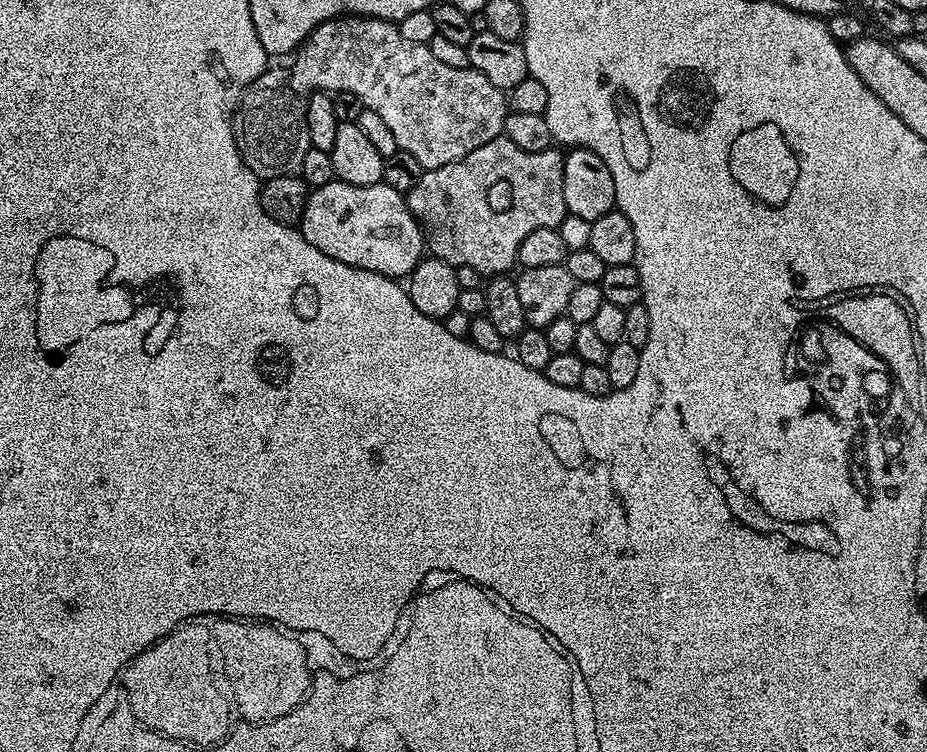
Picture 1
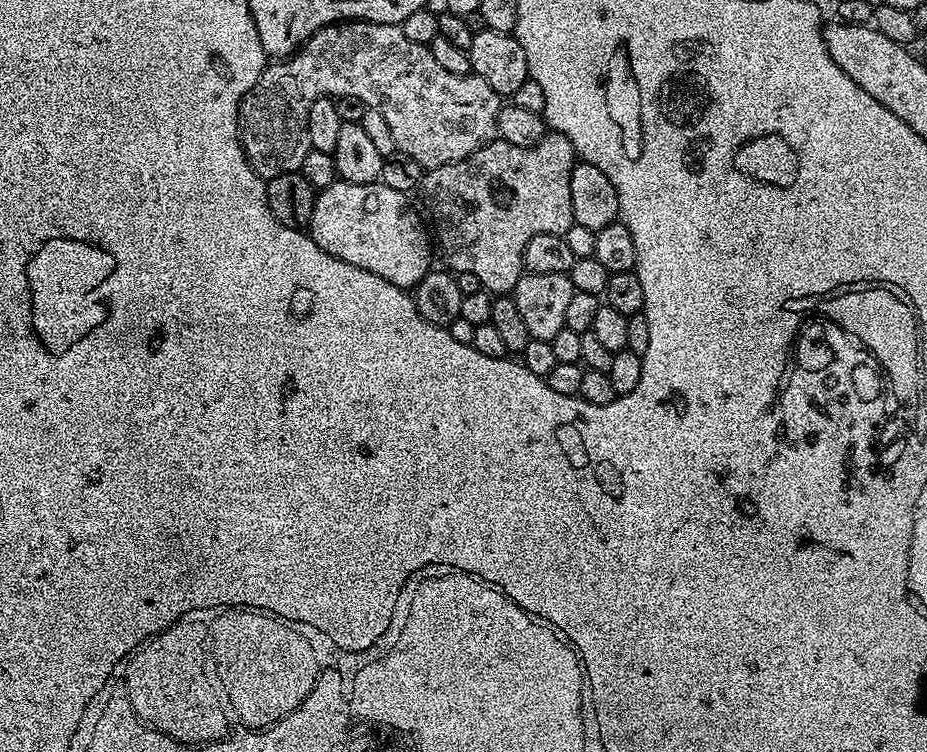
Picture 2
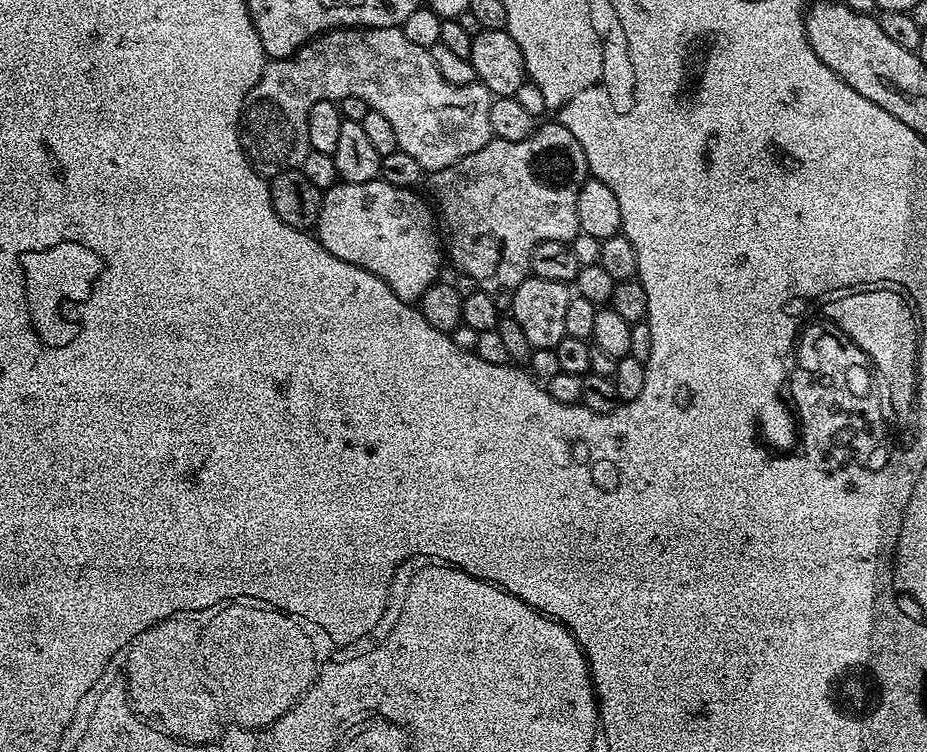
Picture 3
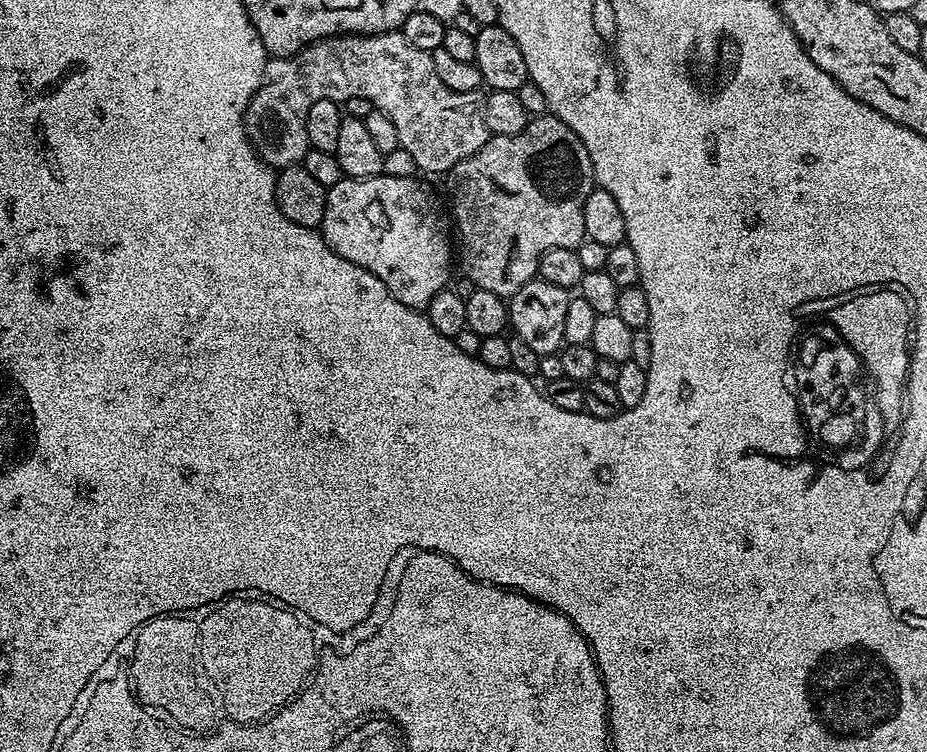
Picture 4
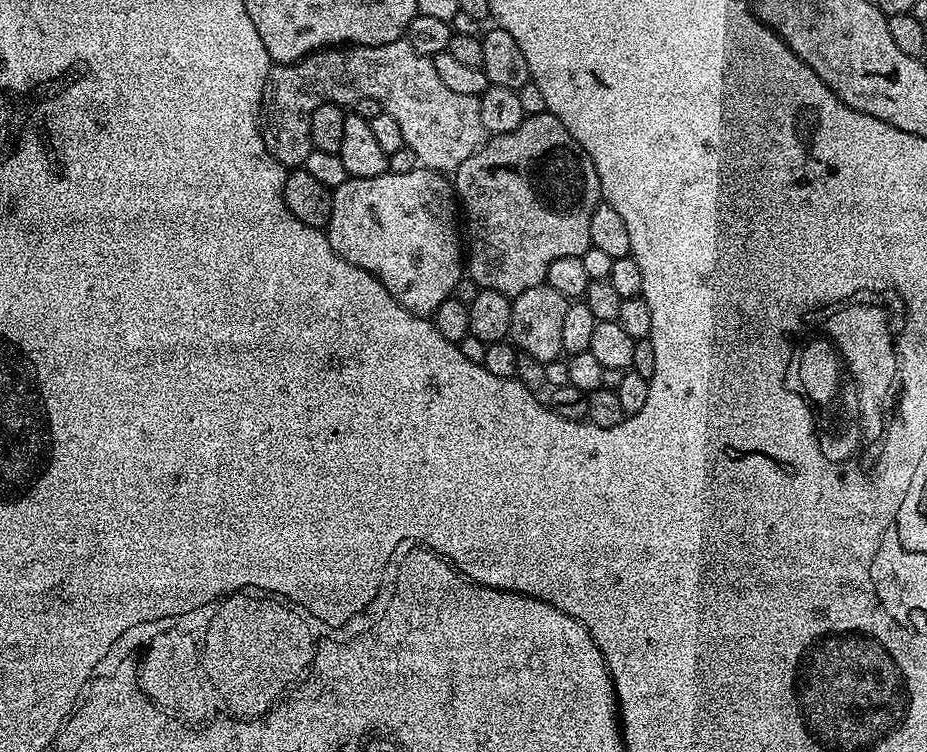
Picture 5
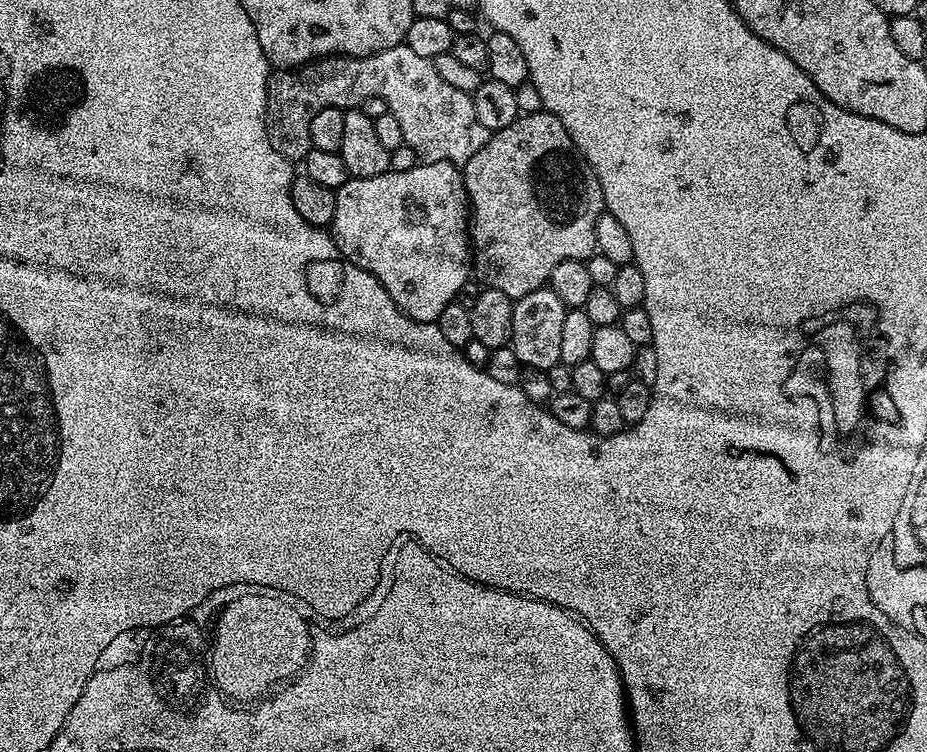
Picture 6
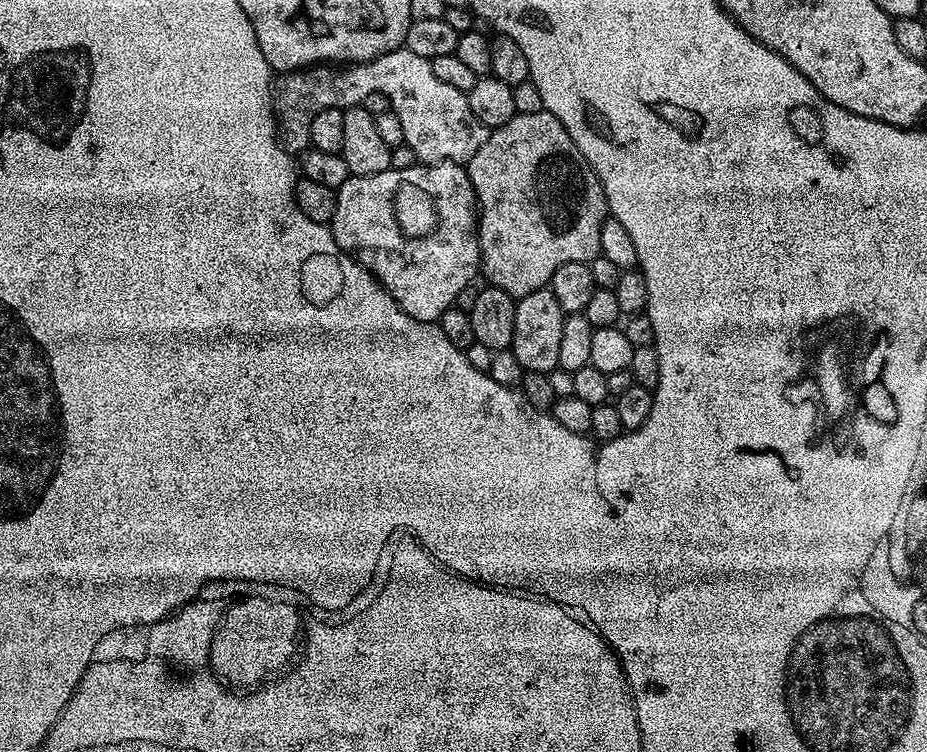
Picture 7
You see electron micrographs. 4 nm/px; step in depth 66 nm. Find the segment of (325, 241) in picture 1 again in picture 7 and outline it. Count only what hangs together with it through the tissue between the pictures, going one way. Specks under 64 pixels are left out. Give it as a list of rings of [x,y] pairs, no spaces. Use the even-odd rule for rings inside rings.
[[[429,164],[417,166],[406,170],[387,168],[382,174],[370,174],[369,176],[349,176],[347,182],[341,188],[336,189],[336,209],[331,222],[332,237],[334,242],[346,253],[351,254],[367,272],[375,276],[376,281],[384,285],[384,289],[394,298],[394,302],[410,318],[421,320],[427,324],[439,321],[447,308],[455,305],[458,294],[473,283],[472,280],[481,271],[480,266],[480,237],[478,235],[478,205],[476,191],[472,189],[472,183],[468,177],[467,167],[458,164]]]

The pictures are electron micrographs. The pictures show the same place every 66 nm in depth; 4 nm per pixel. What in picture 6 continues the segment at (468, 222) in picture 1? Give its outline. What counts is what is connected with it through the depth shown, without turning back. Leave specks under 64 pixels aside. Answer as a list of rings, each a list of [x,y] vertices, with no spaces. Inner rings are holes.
[[[541,110],[517,116],[514,122],[510,122],[510,126],[491,133],[486,146],[482,146],[482,150],[478,150],[478,154],[474,154],[463,164],[462,171],[470,205],[470,243],[474,253],[474,272],[481,285],[494,290],[502,290],[502,294],[506,294],[515,302],[521,300],[526,294],[545,287],[551,281],[552,271],[554,266],[558,266],[558,262],[587,261],[588,257],[596,252],[594,226],[598,226],[598,218],[606,211],[602,186],[598,182],[594,170],[586,162],[586,158],[574,146],[570,134],[566,134],[566,126],[562,126],[562,122],[558,122],[558,118],[554,118],[554,114]]]

